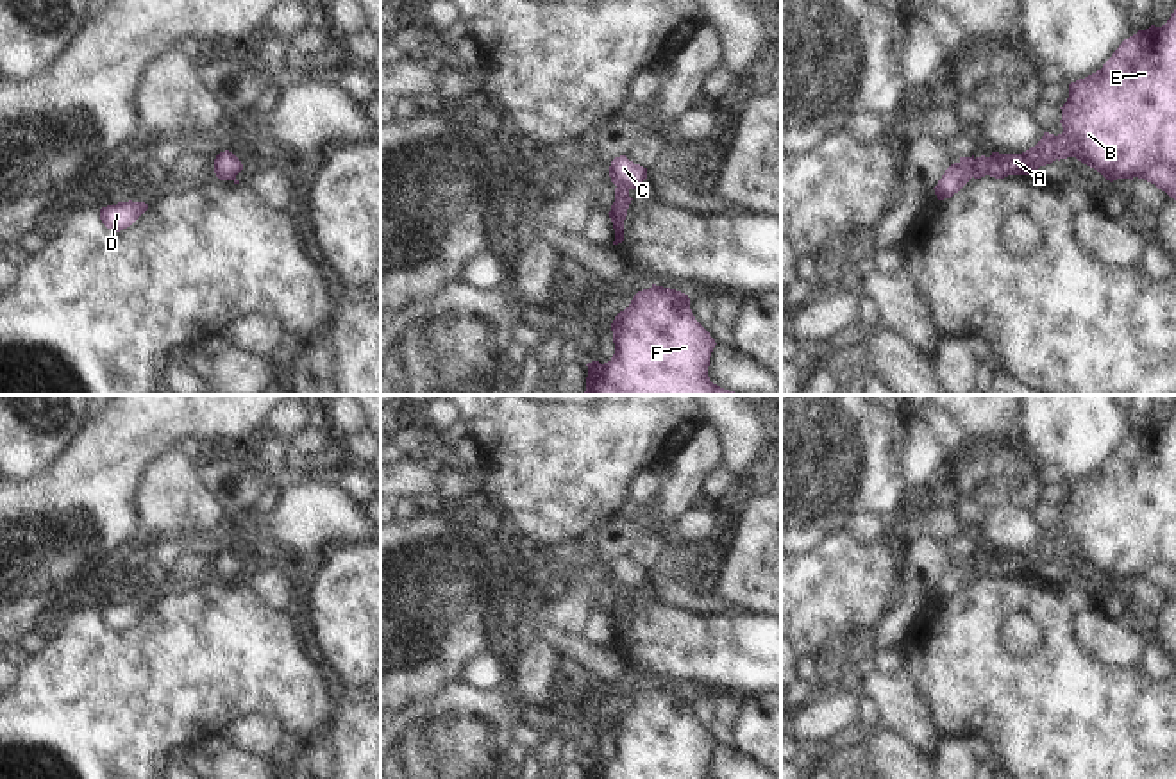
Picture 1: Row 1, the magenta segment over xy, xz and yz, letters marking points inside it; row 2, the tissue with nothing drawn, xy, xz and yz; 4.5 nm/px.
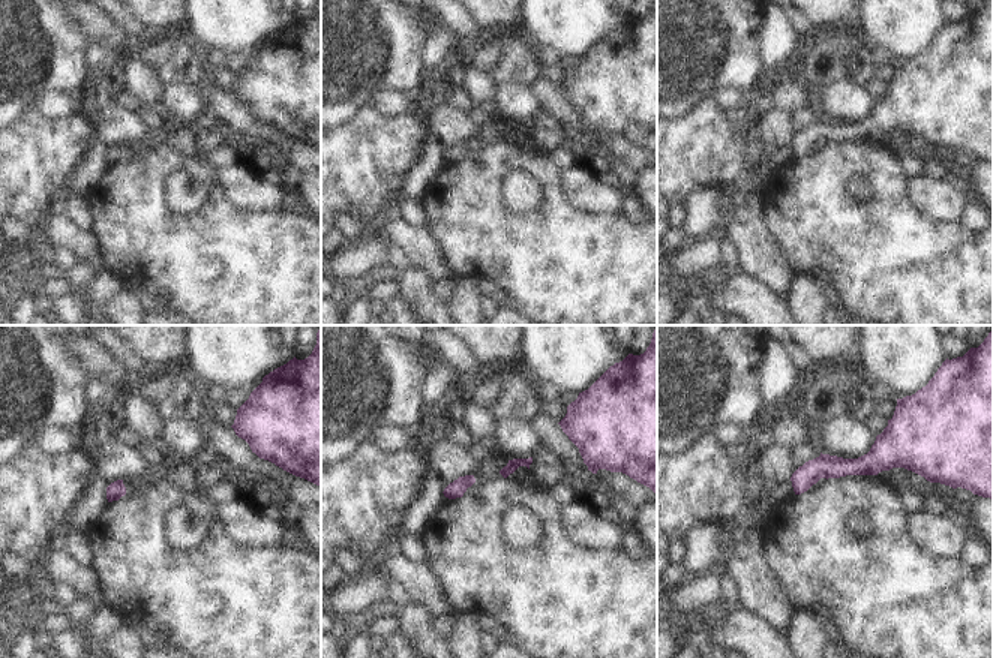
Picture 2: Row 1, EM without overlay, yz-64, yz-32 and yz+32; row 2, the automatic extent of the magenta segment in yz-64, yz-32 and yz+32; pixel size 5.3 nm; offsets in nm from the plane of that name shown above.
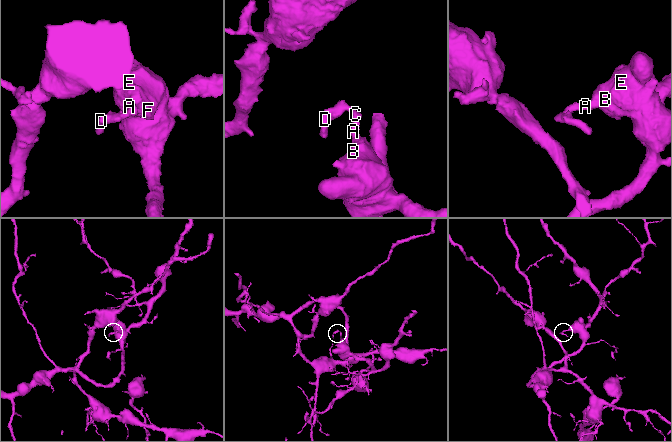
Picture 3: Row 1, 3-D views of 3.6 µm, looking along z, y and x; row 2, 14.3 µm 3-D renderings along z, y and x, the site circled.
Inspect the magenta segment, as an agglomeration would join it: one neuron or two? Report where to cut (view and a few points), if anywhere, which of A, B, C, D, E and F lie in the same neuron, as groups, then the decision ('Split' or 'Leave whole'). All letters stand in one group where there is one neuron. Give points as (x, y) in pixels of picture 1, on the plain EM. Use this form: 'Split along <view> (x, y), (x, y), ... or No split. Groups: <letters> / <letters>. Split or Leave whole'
No split. Groups: A B C D E F. Leave whole

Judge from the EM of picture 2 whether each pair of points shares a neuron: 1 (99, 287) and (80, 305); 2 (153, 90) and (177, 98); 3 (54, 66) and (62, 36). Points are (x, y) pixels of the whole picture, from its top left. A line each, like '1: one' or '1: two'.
1: one
2: two
3: one

